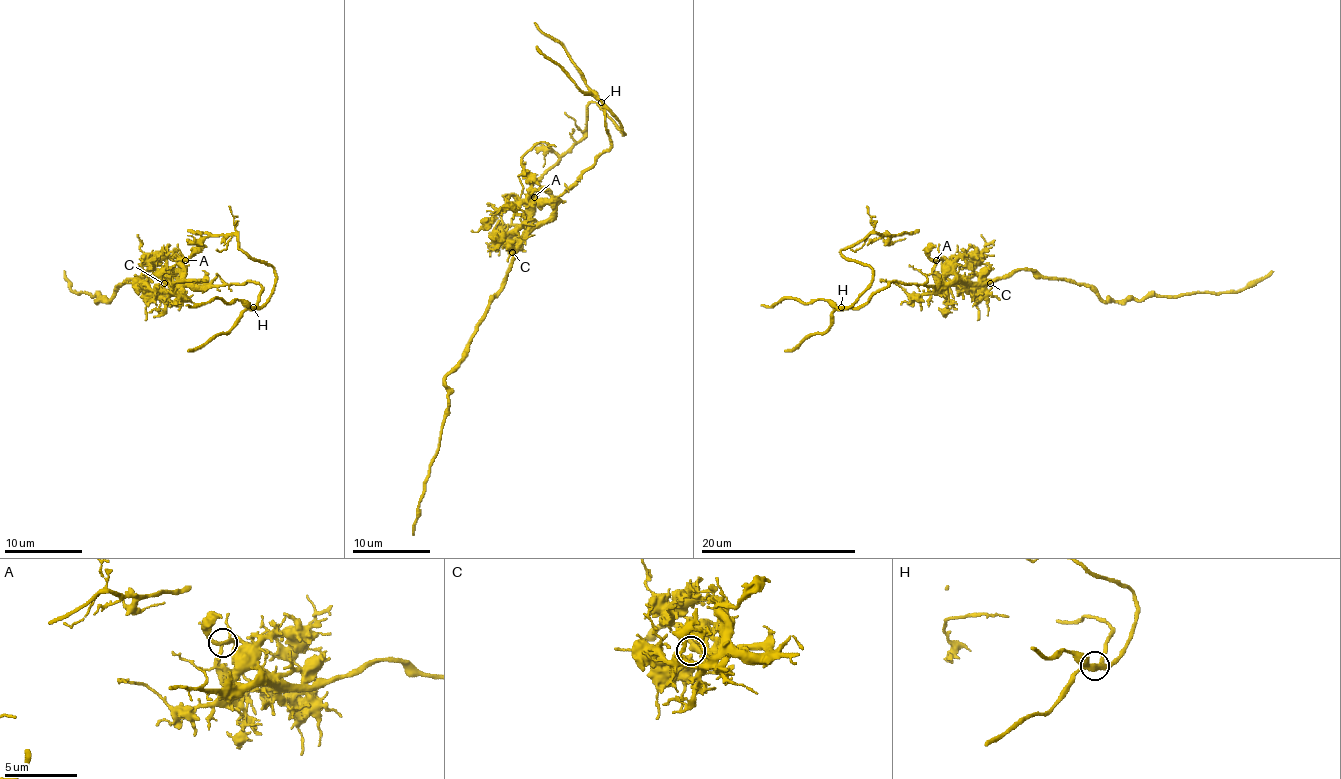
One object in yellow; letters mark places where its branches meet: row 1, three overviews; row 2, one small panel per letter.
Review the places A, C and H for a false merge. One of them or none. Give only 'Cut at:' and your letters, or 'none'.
Cut at: H

